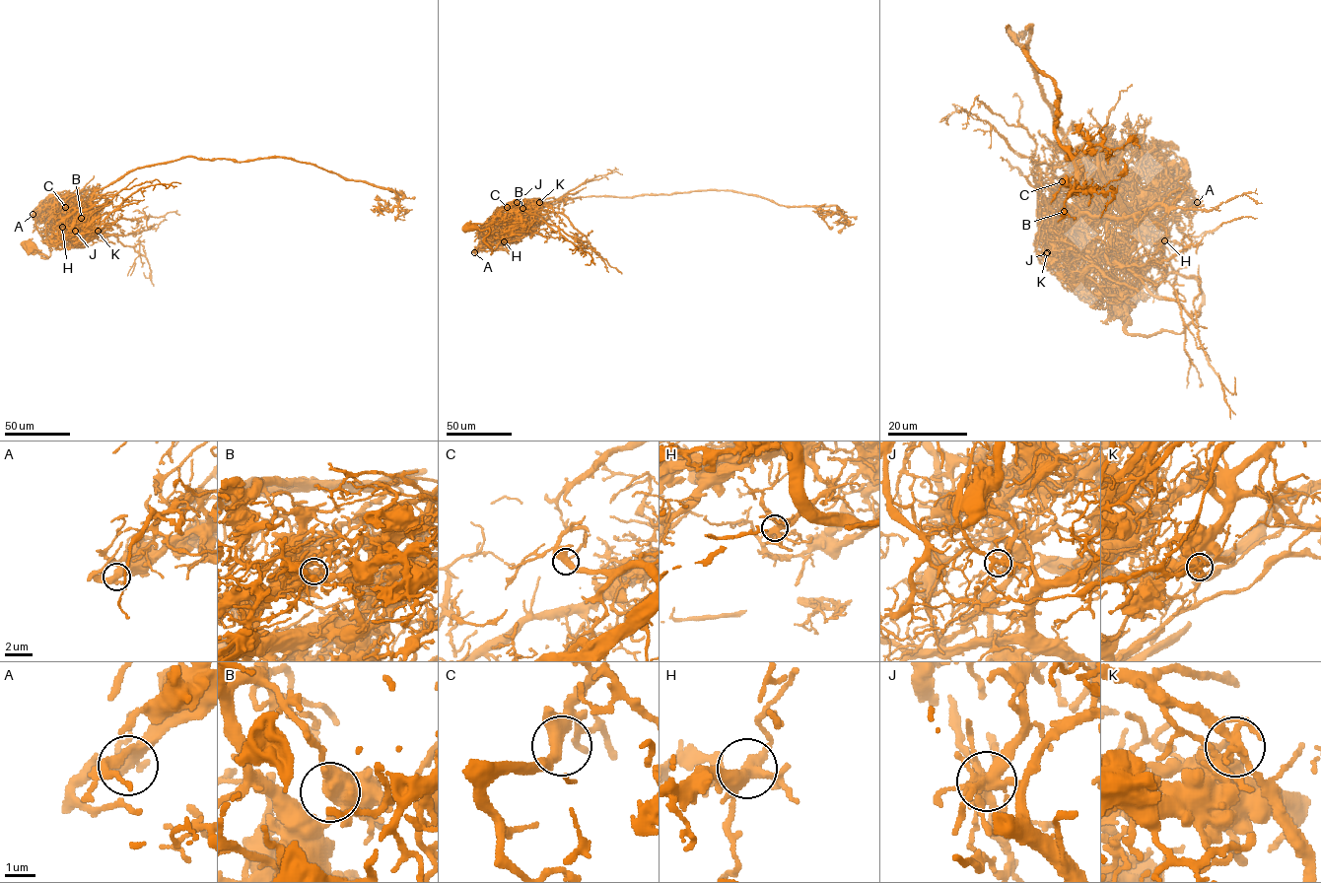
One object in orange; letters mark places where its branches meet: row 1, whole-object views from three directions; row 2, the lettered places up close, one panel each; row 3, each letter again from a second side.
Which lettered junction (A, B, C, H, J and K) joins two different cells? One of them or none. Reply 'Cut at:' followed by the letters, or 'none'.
Cut at: J

